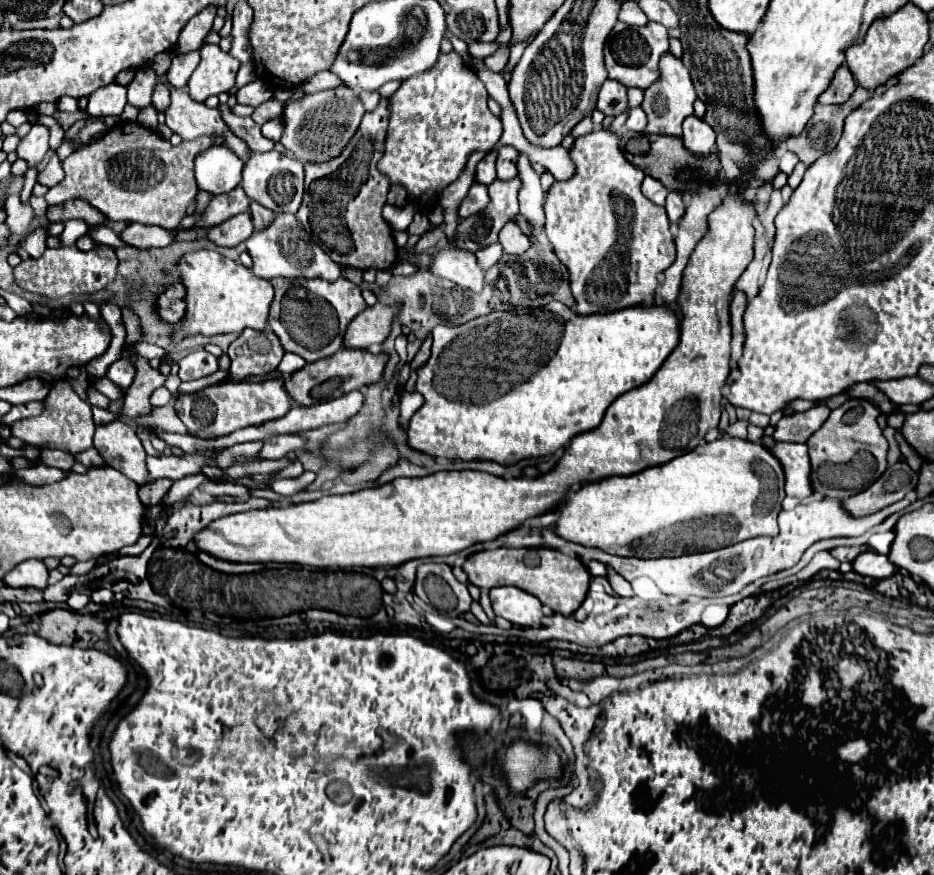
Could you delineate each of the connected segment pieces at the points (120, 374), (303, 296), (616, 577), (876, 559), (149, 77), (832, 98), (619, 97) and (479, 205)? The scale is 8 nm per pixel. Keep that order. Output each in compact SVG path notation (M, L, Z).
M119 358L117 362L113 362L113 364L107 368L105 378L109 378L109 380L111 380L113 384L117 384L119 388L127 390L129 384L133 384L135 374L137 374L137 370L133 368L133 364L131 364L129 360L125 360L125 358Z
M275 278L271 280L275 288L275 302L273 312L269 314L269 328L279 336L281 346L287 352L299 354L307 362L315 362L319 358L327 358L341 350L343 336L349 322L367 308L361 288L345 278L335 282L325 282L319 278L313 280L285 280Z
M607 566L607 580L609 580L611 588L613 588L619 596L631 596L631 594L633 594L631 584L629 584L619 572L615 572L611 566Z
M867 550L853 560L853 570L857 574L869 576L869 578L889 578L895 574L897 568L893 562L889 562L889 558L885 554Z
M139 68L133 82L127 86L127 102L135 108L151 106L151 94L157 82L157 74L151 68Z
M843 64L835 72L829 88L819 96L819 104L841 104L851 96L853 90L855 90L855 78L849 72L849 68Z
M607 80L599 90L597 110L601 110L605 116L619 116L623 110L627 110L625 86L617 80Z
M473 184L467 198L459 206L459 216L469 218L473 214L479 214L489 206L489 202L491 202L491 198L489 198L487 186L485 184Z

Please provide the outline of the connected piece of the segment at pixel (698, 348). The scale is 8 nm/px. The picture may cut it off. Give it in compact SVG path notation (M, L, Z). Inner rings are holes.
M727 196L723 200L723 206L719 206L711 218L709 218L709 232L705 234L705 238L697 244L695 252L691 254L691 260L683 272L683 288L681 288L681 294L679 294L679 306L683 310L683 320L681 320L681 340L677 344L677 348L667 356L667 360L663 362L663 366L655 372L655 376L625 392L623 396L619 396L605 412L605 418L603 422L589 430L589 432L583 432L583 434L577 434L569 446L565 448L561 460L555 464L555 468L543 476L537 476L537 478L511 478L511 480L505 480L505 478L499 478L499 476L493 476L493 474L487 474L487 472L477 472L477 470L461 470L461 472L435 472L435 474L429 474L429 476L423 476L423 478L395 478L393 482L387 482L387 484L381 484L381 486L375 486L375 488L367 488L367 490L359 490L359 492L351 492L351 494L339 494L339 496L323 496L321 500L315 500L315 502L305 502L305 504L295 504L295 506L287 506L287 508L265 508L265 510L251 510L251 512L241 512L241 514L231 514L231 516L225 516L225 518L219 518L215 522L211 522L211 526L207 526L205 530L201 530L197 536L195 536L195 542L201 550L209 552L209 554L215 554L217 558L227 558L231 562L297 562L297 564L305 564L305 566L311 566L311 568L329 568L329 570L351 570L355 566L369 566L369 568L379 568L379 566L399 566L407 560L413 560L413 558L429 558L429 556L445 556L445 554L455 554L455 552L461 552L477 542L489 542L489 540L495 540L499 536L503 536L505 532L511 532L515 528L519 528L525 520L529 518L535 518L535 516L541 516L549 510L553 510L561 500L567 500L581 484L587 484L587 482L597 482L597 480L603 480L603 478L611 478L611 476L631 476L631 474L637 474L645 468L651 468L651 466L659 466L659 464L665 464L677 456L683 456L691 450L695 450L701 442L705 442L705 434L709 428L715 428L719 424L719 416L721 416L721 388L725 386L727 382L727 376L729 376L729 356L731 356L731 326L729 326L729 302L731 302L731 292L733 292L733 284L737 282L739 274L747 268L747 264L751 262L753 258L753 236L755 236L755 228L753 228L753 220L755 220L757 212L747 206L747 200L739 200L739 196Z

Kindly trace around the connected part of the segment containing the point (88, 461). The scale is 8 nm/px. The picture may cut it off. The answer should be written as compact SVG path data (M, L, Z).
M89 448L89 450L81 452L81 454L75 454L75 460L77 460L79 464L87 466L87 468L103 466L103 464L105 464L105 460L103 460L103 456L97 452L97 448Z

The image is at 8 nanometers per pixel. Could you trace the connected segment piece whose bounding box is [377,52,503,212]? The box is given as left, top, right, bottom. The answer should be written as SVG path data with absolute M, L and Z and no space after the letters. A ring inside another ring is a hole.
M457 52L441 54L435 68L431 68L427 74L403 80L399 90L389 98L389 112L391 122L385 140L385 154L377 164L379 172L387 176L391 184L403 186L409 200L427 212L435 208L441 192L461 176L469 156L475 150L491 150L503 134L501 118L491 114L487 108L485 84L479 80L475 70L459 58ZM421 196L427 196L427 202L421 202Z

